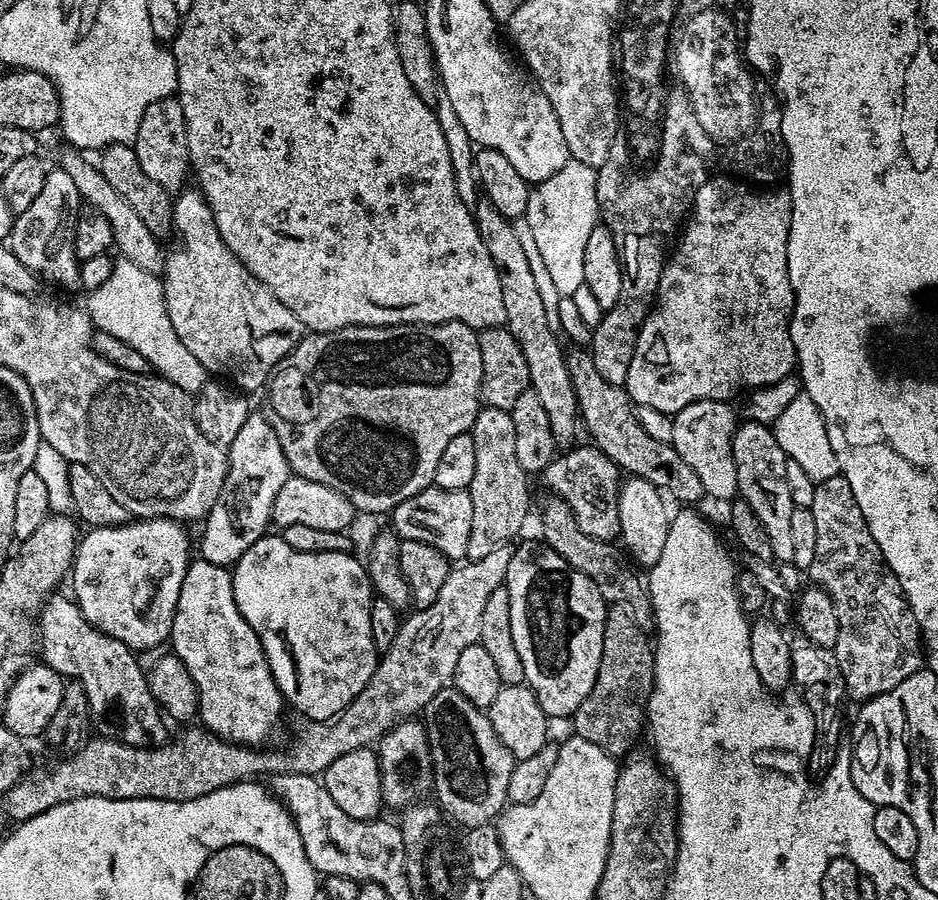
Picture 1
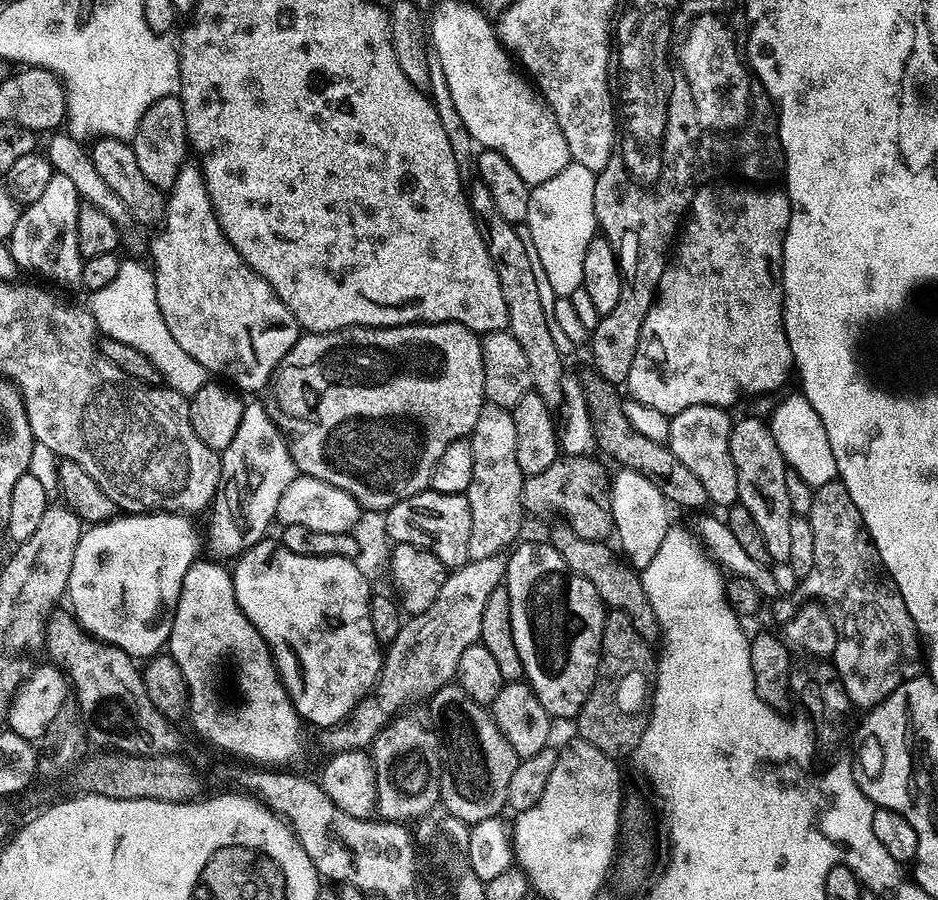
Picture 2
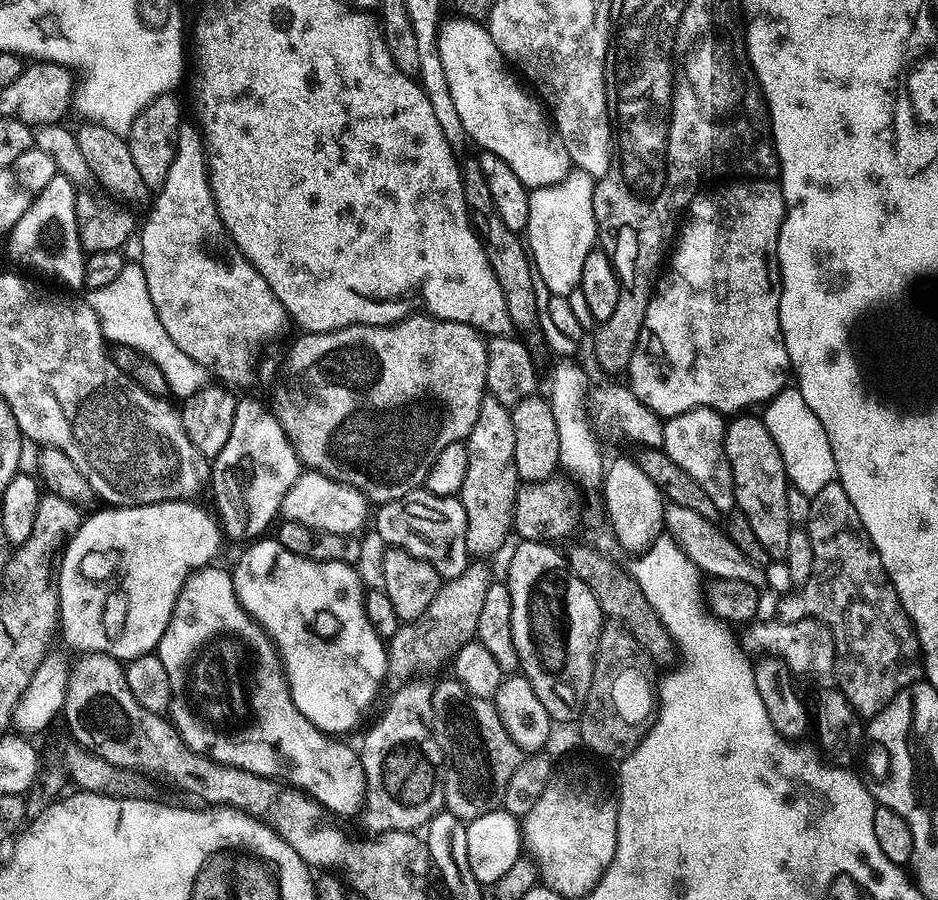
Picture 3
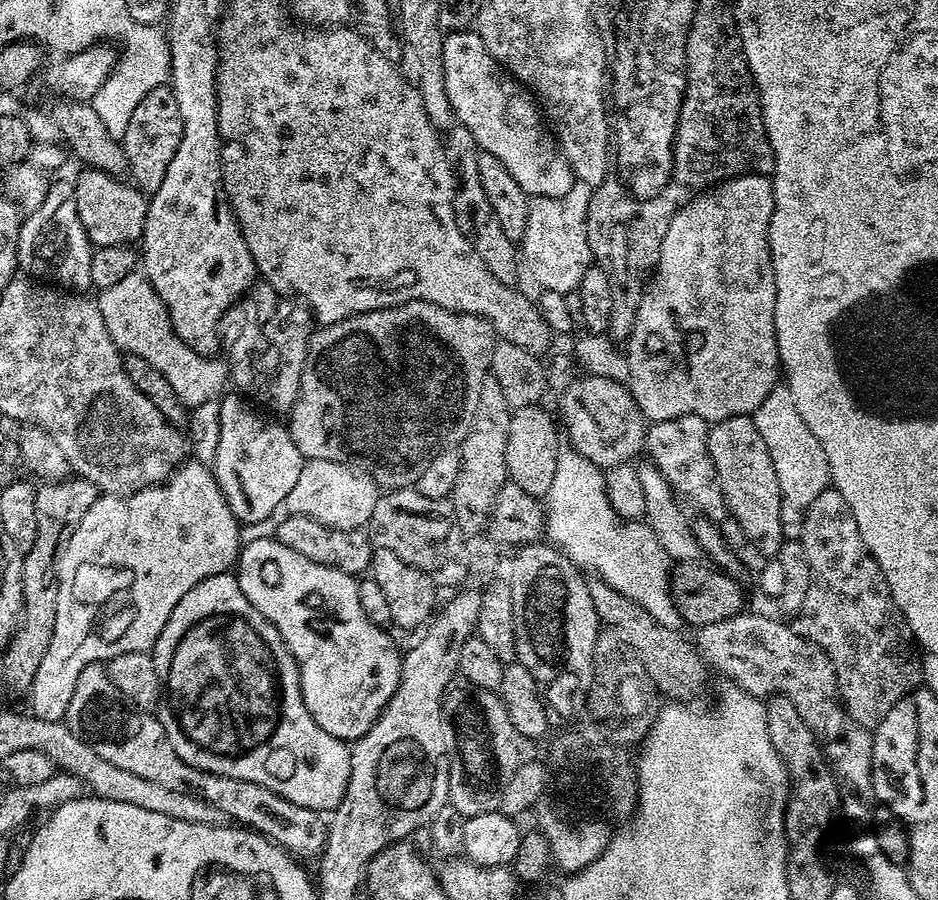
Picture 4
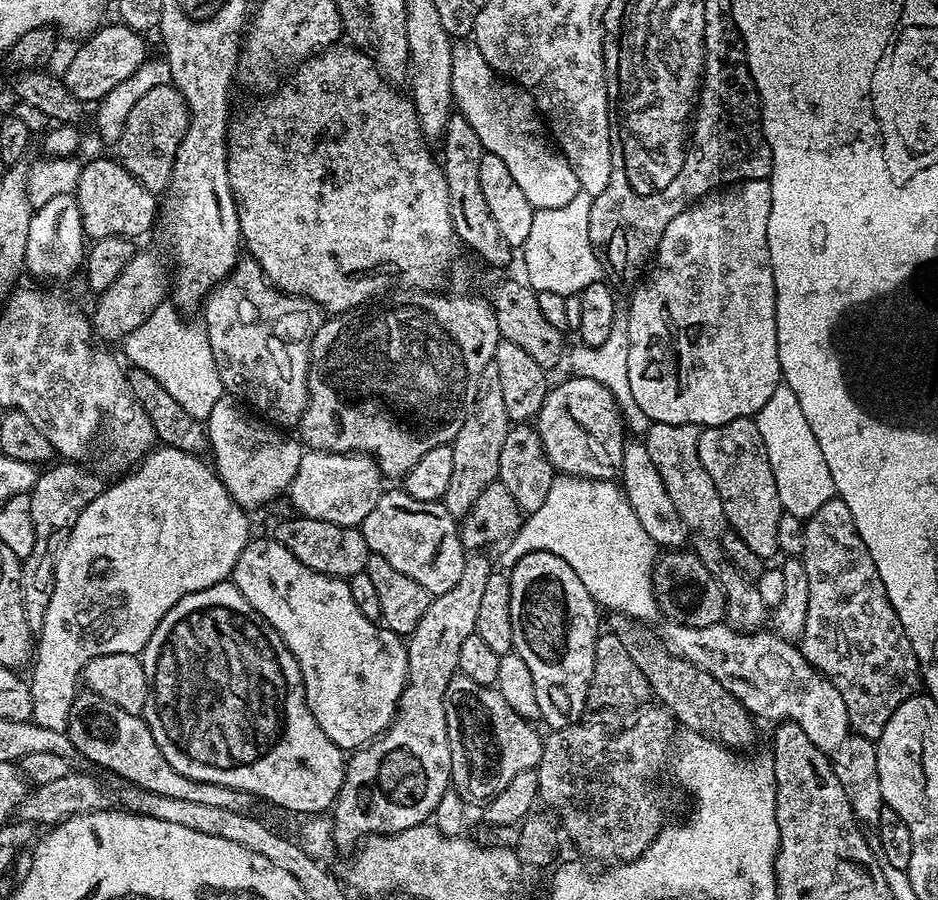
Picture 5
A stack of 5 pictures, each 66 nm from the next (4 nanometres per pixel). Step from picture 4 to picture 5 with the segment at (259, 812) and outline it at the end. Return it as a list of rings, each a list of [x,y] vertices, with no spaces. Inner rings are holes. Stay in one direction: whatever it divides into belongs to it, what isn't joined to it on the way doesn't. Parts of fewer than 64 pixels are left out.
[[[81,691],[74,698],[74,706],[70,706],[70,718],[66,729],[72,739],[72,747],[80,752],[92,764],[121,776],[121,781],[144,788],[154,794],[166,794],[170,798],[182,798],[186,802],[199,802],[205,806],[219,806],[225,810],[238,810],[247,813],[254,797],[249,792],[239,792],[217,784],[199,784],[197,780],[186,778],[162,758],[158,742],[154,742],[154,734],[150,730],[148,720],[143,715],[135,716],[114,702],[106,702],[106,698],[97,692]]]

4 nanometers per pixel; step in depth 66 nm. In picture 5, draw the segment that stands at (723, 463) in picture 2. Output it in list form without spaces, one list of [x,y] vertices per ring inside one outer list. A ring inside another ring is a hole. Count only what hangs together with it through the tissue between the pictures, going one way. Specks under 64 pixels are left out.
[[[653,423],[646,433],[646,443],[650,450],[650,458],[654,458],[654,466],[666,486],[666,494],[670,494],[670,502],[674,502],[674,510],[682,518],[684,527],[701,536],[719,536],[729,531],[728,519],[722,510],[722,498],[714,486],[714,478],[706,474],[706,466],[702,466],[702,458],[698,458],[698,440],[701,429],[694,424],[658,424]]]

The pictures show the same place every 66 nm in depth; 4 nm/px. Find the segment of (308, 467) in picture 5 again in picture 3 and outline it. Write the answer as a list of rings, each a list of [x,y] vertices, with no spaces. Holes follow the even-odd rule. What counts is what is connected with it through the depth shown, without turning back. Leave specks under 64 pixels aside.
[[[301,471],[300,477],[286,490],[280,503],[279,515],[290,522],[302,522],[314,530],[326,530],[330,534],[350,536],[359,533],[364,519],[370,516],[370,501],[364,493],[350,484],[343,484],[321,472]]]

